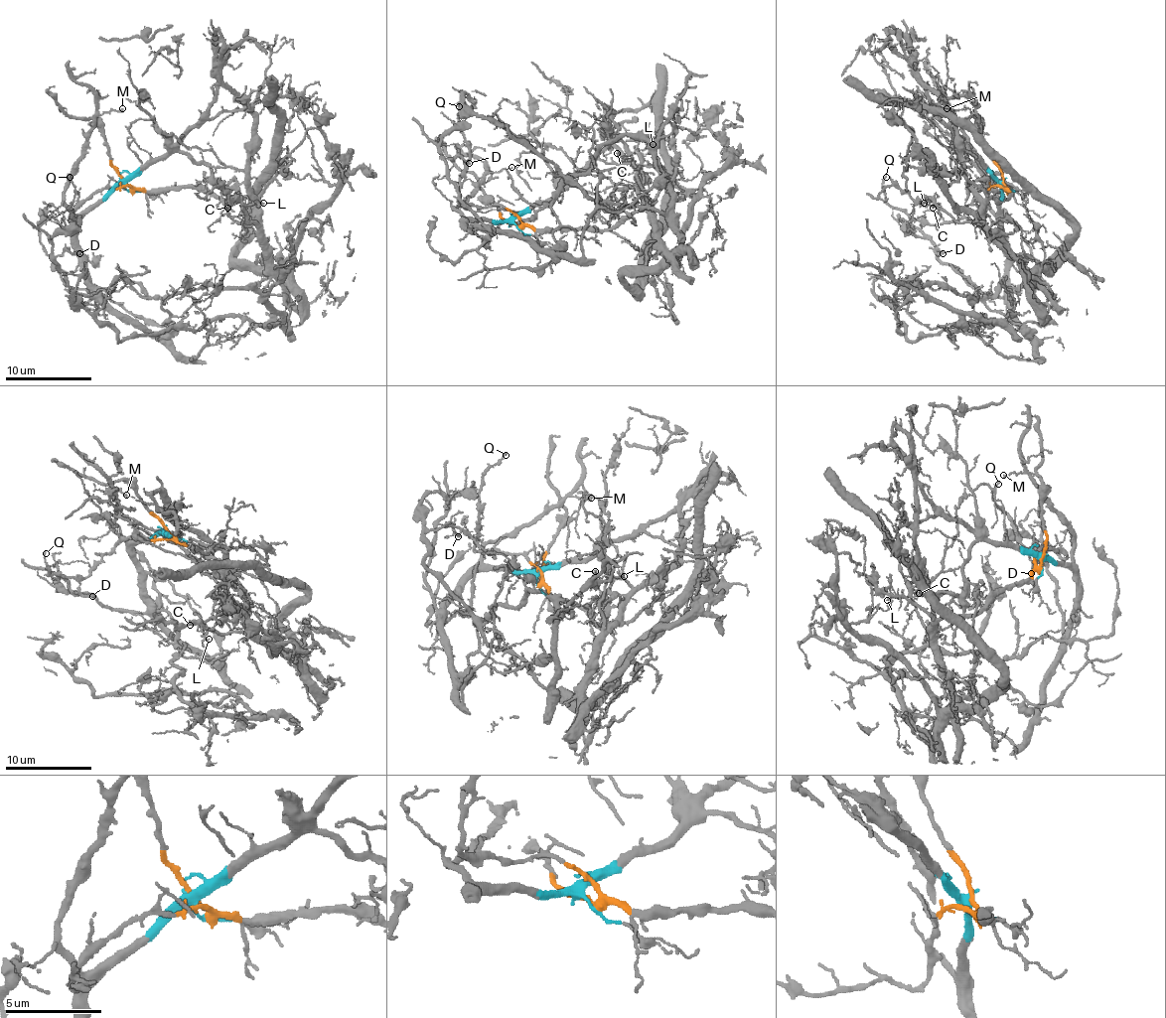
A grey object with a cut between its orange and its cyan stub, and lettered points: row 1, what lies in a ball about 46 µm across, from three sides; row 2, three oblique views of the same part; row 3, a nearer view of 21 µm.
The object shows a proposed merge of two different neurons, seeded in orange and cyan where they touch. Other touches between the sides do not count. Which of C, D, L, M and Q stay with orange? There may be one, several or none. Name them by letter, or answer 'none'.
C, L, M, Q

